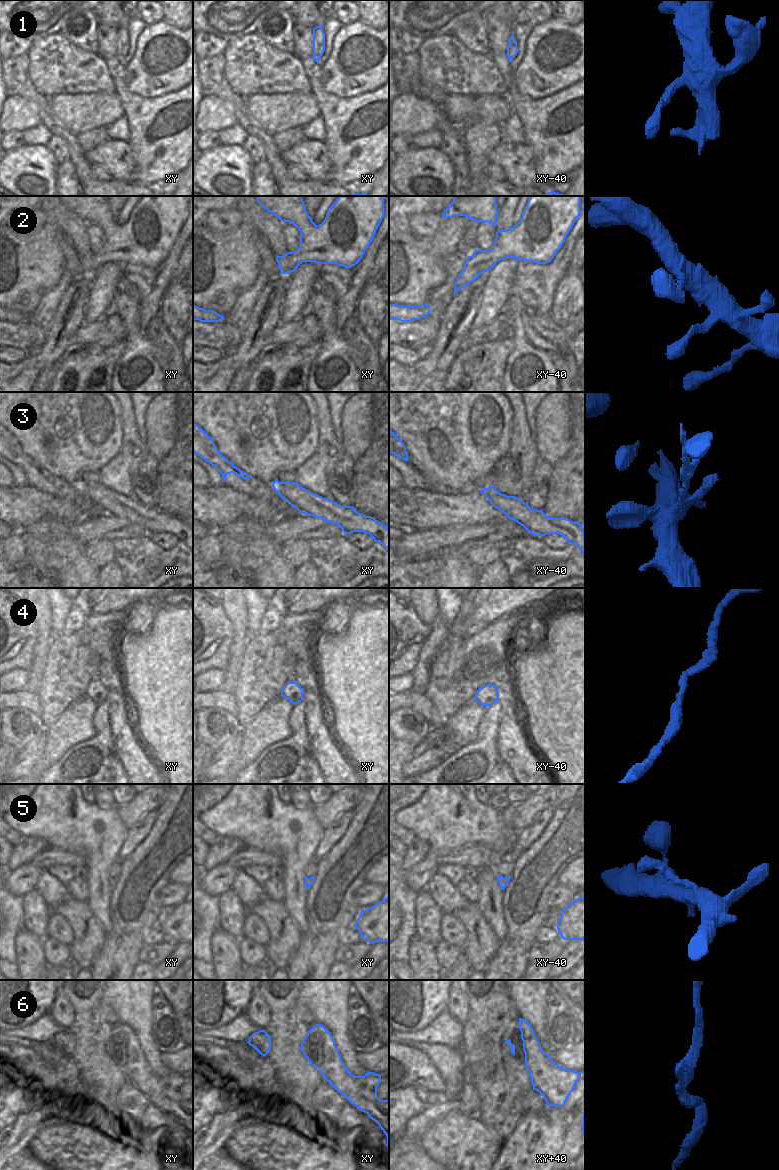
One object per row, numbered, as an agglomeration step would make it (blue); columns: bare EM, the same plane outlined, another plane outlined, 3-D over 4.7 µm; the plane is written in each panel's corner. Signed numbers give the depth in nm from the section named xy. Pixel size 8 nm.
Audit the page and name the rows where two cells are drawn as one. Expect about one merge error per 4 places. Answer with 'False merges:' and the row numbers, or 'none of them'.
False merges: none of them

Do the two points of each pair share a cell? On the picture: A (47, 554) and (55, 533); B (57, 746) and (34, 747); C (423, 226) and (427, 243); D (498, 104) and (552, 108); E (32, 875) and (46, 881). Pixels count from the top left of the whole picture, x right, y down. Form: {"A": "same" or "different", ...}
{"A": "same", "B": "different", "C": "different", "D": "different", "E": "different"}

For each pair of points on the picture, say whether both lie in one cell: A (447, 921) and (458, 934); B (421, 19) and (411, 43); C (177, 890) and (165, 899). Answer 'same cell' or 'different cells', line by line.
A: same cell
B: different cells
C: same cell

